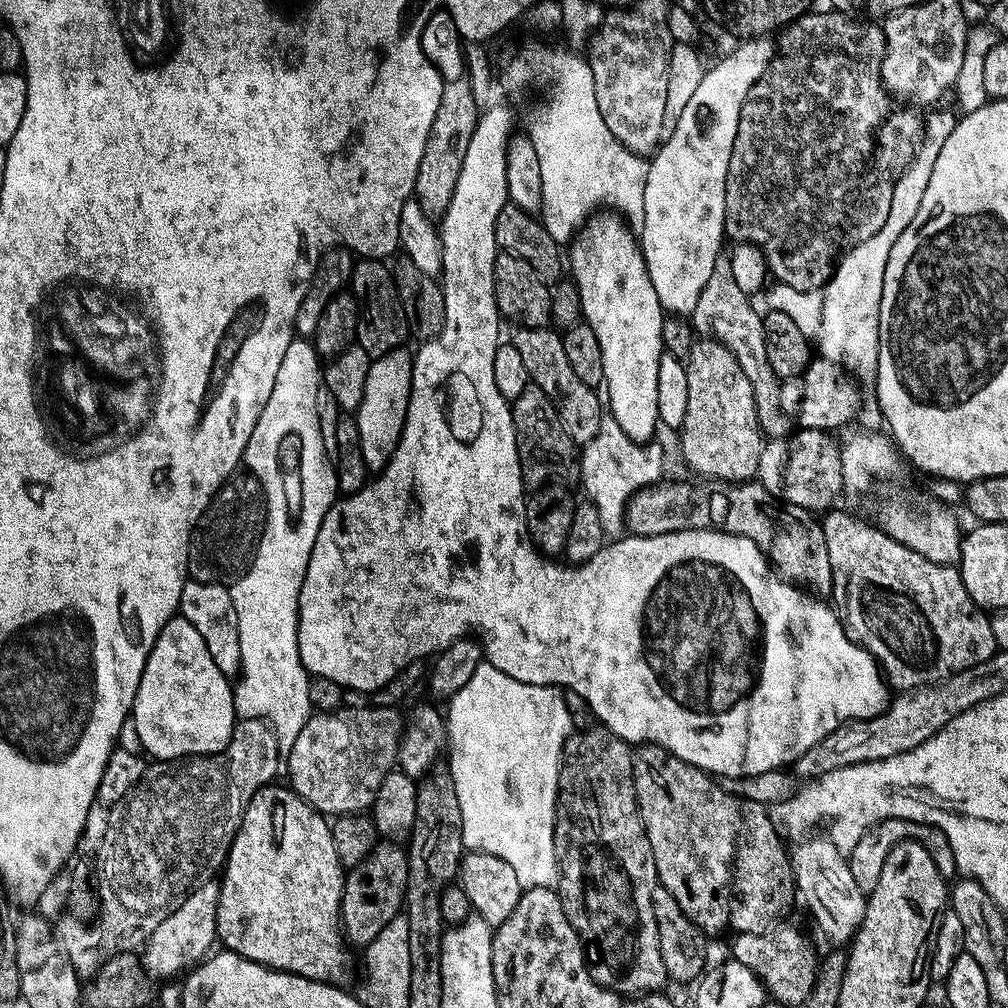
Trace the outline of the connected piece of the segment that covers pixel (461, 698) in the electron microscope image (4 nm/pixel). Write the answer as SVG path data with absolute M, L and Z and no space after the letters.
M482 662L478 670L474 670L470 682L458 690L446 704L446 723L448 726L448 743L450 756L452 752L452 768L450 775L452 785L456 788L458 806L462 810L462 838L465 849L473 852L489 852L502 858L514 870L521 889L556 888L560 883L560 863L556 857L556 833L554 831L554 794L560 792L558 769L562 763L562 749L568 742L572 720L568 716L568 708L563 695L555 687L546 684L527 684L510 678L510 674L502 674L494 665Z

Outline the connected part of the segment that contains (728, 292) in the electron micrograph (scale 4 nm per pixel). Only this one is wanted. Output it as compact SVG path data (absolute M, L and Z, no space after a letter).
M721 254L716 259L714 274L710 274L710 282L698 294L698 306L691 312L690 321L693 329L701 337L711 338L727 346L734 354L738 366L750 380L754 390L756 417L760 423L760 431L765 437L773 440L785 439L793 431L793 417L788 416L780 405L780 385L782 381L774 374L770 362L766 358L766 342L764 341L764 321L761 313L752 309L749 293L734 282L732 261L727 255Z

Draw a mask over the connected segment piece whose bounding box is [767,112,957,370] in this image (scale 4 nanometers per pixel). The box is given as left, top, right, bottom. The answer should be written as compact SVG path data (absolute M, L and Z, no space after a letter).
M932 112L928 120L926 116L922 124L922 139L916 146L907 170L898 178L895 203L887 228L874 234L874 238L845 252L843 260L836 265L836 273L823 288L805 292L803 296L796 296L798 290L788 292L788 286L779 282L773 283L772 289L767 289L767 307L773 312L788 308L786 314L790 314L794 322L798 322L798 330L806 334L808 341L823 359L833 360L848 370L875 369L880 349L880 303L886 262L890 258L890 250L894 250L894 242L898 242L898 234L902 234L902 230L910 226L914 214L918 214L918 206L922 206L922 194L926 194L926 185L930 182L934 162L942 150L945 138L954 130L956 121L957 117L948 112Z

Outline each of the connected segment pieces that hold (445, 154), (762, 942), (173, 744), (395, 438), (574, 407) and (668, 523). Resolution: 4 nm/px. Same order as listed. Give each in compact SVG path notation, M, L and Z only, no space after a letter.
M468 80L445 83L442 102L438 106L438 114L434 114L434 126L430 130L426 150L418 166L414 189L415 199L420 201L422 210L426 210L433 218L443 217L448 209L454 186L458 182L458 174L462 170L462 158L466 158L466 146L470 146L477 119L478 107Z
M777 926L771 932L762 934L746 934L745 932L733 935L731 959L742 962L757 976L764 986L765 993L772 996L780 1004L803 1005L810 995L817 978L817 957L808 953L808 944L804 936L796 928Z
M177 614L168 620L146 658L130 713L143 751L161 761L183 760L186 756L213 756L223 750L238 723L232 697L234 688L230 680L228 684L228 680L229 677L217 666L214 658L210 658L210 650L206 650L202 634L198 634L198 630L194 630L194 626L190 626L184 616Z
M401 346L387 352L384 356L375 357L368 365L366 390L362 390L362 402L356 407L355 418L358 426L358 438L364 464L369 470L383 470L400 441L400 435L408 413L408 399L412 389L411 351Z
M517 327L510 342L522 357L529 381L544 390L554 403L560 424L570 434L571 440L578 446L589 444L600 429L604 414L600 406L599 393L581 382L578 374L567 361L564 339L559 331L546 328Z
M708 478L696 482L700 484L664 483L649 484L628 499L624 523L631 535L661 536L686 530L711 530L745 536L760 547L777 573L795 578L801 585L809 584L804 585L809 589L829 587L832 571L830 550L826 550L824 525L802 506L787 505L780 516L781 505L777 497L771 496L759 482L732 483Z

